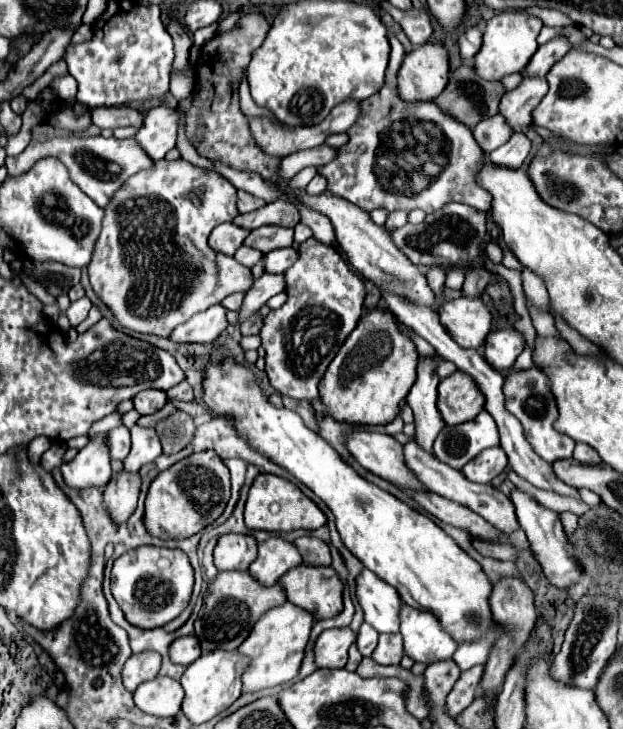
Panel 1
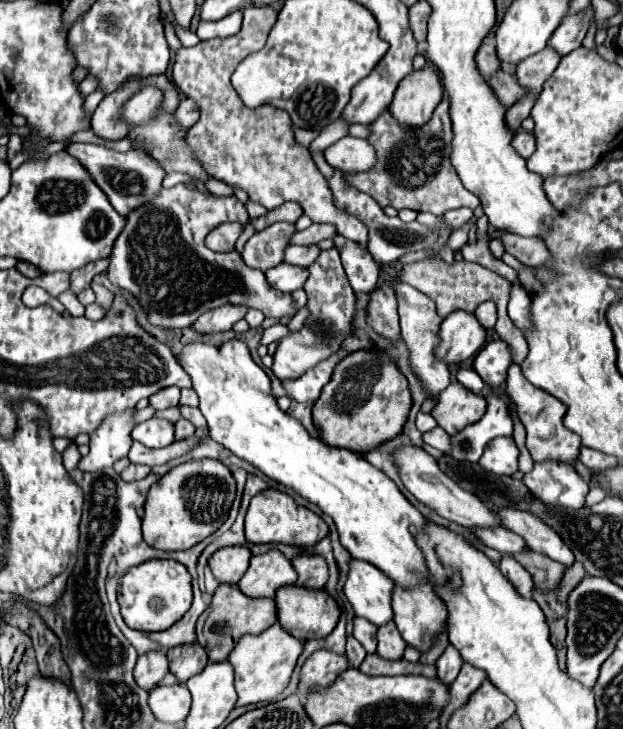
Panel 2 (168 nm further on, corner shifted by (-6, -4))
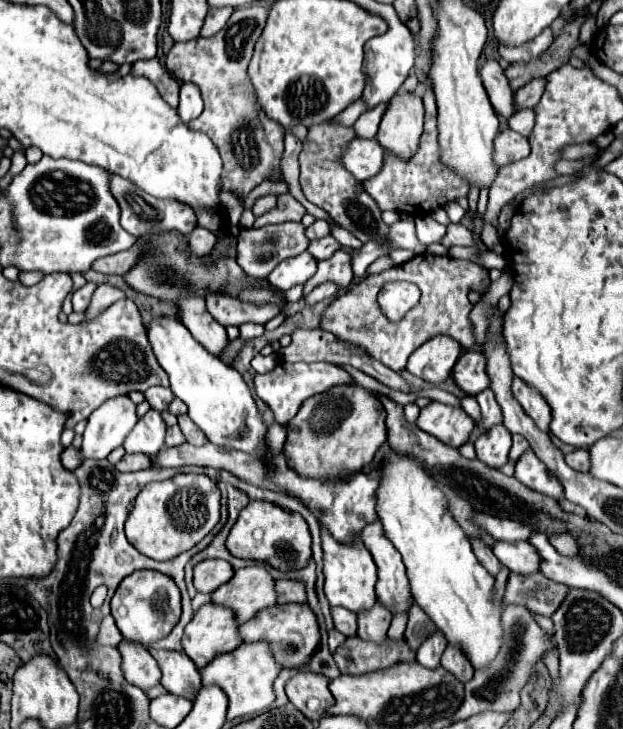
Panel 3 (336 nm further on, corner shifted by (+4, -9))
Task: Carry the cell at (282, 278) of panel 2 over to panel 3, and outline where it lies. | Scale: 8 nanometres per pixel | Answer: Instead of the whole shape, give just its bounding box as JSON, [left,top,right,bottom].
[266,253,316,293]

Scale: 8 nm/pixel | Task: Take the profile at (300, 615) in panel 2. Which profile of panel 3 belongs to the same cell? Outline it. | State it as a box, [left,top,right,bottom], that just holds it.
[240,603,320,667]

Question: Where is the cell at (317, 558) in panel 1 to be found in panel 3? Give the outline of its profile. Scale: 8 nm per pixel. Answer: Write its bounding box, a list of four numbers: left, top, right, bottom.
[276,579,306,603]

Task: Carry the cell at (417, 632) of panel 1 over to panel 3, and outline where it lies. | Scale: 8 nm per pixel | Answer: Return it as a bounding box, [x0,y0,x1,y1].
[362,521,412,613]

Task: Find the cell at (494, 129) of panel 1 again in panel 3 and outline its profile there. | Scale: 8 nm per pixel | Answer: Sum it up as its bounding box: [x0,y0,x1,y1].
[514,79,544,111]

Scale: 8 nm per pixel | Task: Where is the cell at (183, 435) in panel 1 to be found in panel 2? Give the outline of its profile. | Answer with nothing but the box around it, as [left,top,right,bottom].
[176,418,196,440]

